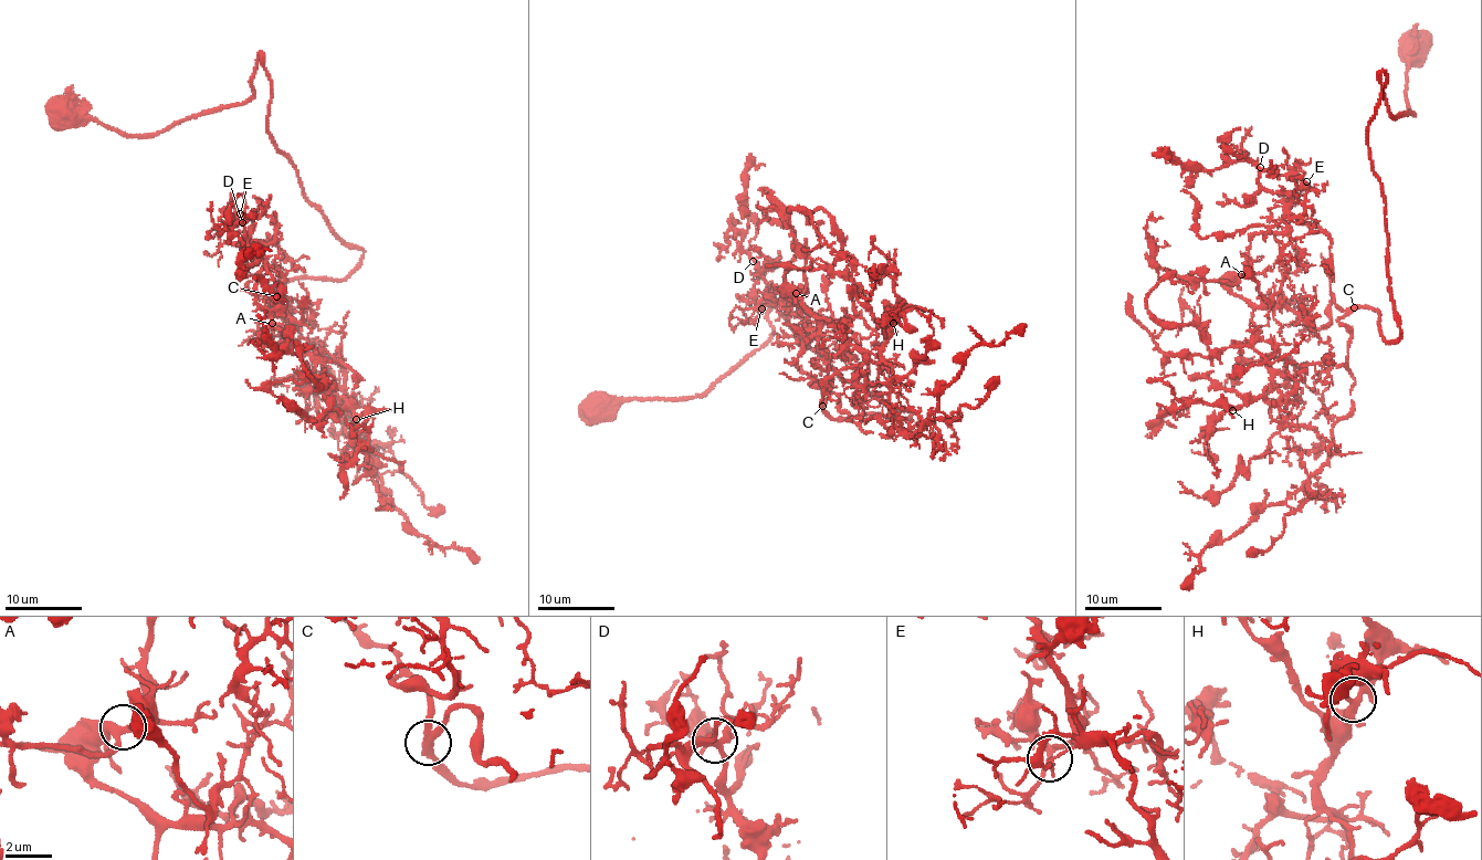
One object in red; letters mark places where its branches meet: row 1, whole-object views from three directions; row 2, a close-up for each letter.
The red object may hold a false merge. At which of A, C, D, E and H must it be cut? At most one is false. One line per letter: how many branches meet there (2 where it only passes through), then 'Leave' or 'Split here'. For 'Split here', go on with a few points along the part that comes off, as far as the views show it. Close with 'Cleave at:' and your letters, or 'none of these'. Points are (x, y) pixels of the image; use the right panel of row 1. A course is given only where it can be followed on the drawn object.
A: Branches: 3. Leave
C: Branches: 3. Leave
D: Branches: 3. Leave
E: Branches: 3. Leave
H: Branches: 3. Leave
Cleave at: none of these

